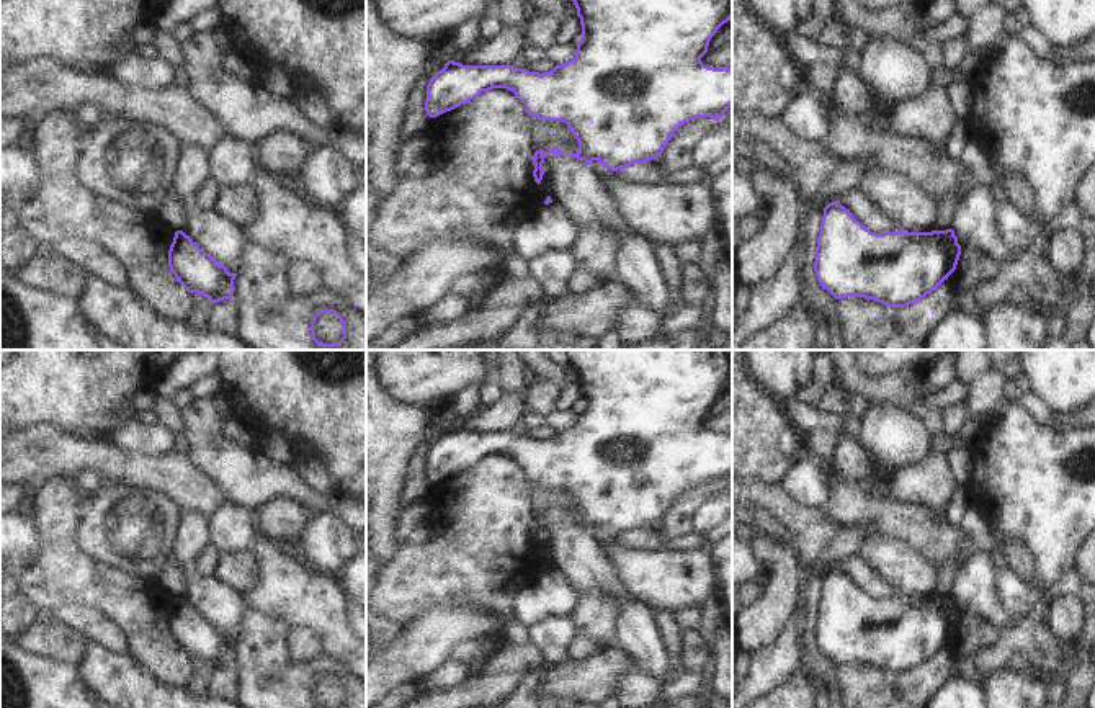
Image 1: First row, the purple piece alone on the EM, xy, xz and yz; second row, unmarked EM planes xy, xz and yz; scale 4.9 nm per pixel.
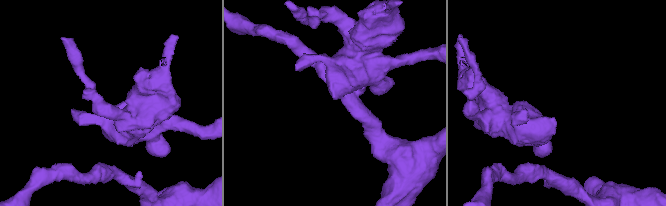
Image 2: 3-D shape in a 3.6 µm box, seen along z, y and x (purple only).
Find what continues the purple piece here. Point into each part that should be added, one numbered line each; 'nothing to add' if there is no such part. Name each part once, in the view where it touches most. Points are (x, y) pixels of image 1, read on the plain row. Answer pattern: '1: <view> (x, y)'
nothing to add

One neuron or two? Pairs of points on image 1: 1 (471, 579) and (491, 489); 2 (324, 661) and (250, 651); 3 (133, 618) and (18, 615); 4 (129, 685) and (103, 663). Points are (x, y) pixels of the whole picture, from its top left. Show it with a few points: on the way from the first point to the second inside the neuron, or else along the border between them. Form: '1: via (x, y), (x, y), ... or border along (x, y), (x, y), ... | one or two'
1: via (481, 556), (489, 512) | one
2: via (306, 669), (268, 669) | one
3: border along (18, 591), (38, 610) | two
4: via (123, 684), (107, 669) | one

